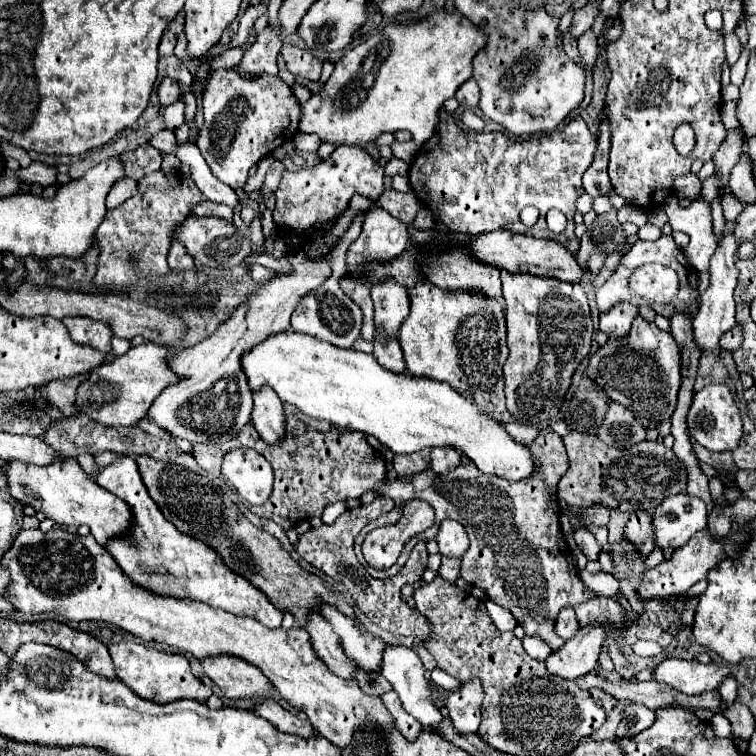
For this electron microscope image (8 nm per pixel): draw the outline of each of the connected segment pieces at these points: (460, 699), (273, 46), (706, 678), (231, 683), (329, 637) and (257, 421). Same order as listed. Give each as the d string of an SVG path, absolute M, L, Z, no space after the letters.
M477 679L463 683L459 693L451 693L445 705L457 733L477 733L481 723L481 699L483 689Z
M267 27L257 35L257 41L251 45L251 49L243 55L241 63L237 65L243 73L269 73L279 75L277 67L277 55L283 47L283 41Z
M665 659L653 669L653 679L673 687L685 695L697 695L703 691L717 689L719 683L729 675L727 667L721 665L701 665L699 661Z
M207 657L201 661L205 675L221 689L223 697L231 701L273 697L275 687L261 669L237 657Z
M309 611L307 623L305 623L305 631L311 637L313 653L321 661L331 665L331 671L339 673L339 677L353 679L353 671L355 671L357 665L353 661L347 661L343 649L339 649L339 637L335 637L331 633L331 627L327 625L327 621L319 613Z
M263 389L263 393L253 393L255 409L253 409L253 425L261 439L269 445L279 445L285 439L285 415L283 403L271 389Z

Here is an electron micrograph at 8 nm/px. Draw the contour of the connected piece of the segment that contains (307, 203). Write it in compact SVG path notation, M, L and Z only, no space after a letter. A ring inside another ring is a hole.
M337 147L327 161L301 171L285 171L279 189L275 191L277 207L273 211L273 219L279 227L287 229L309 229L317 221L329 221L339 217L347 205L351 195L359 193L373 203L377 203L384 191L384 168L371 159L371 155L363 149L353 147Z

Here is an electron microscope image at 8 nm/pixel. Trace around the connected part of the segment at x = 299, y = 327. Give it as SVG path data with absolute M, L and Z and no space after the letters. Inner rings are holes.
M359 211L353 219L353 223L349 225L349 229L345 231L339 245L330 252L332 274L319 289L315 289L315 293L309 293L307 297L303 297L303 301L299 301L299 305L295 307L293 315L291 315L291 329L299 331L299 333L309 333L319 341L327 341L335 347L353 347L353 343L357 341L357 337L361 335L361 325L363 325L363 313L359 309L359 305L347 297L339 285L339 279L343 277L343 273L347 271L347 247L349 243L353 243L361 233L361 223L367 211Z

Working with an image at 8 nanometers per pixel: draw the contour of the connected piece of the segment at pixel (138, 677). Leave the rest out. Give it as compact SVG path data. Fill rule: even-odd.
M113 643L109 645L109 653L115 663L117 677L129 685L139 697L155 703L171 703L177 699L195 699L199 703L205 703L207 697L213 693L211 687L201 683L189 667L189 661L179 653L165 653L157 649L147 649L141 643Z

